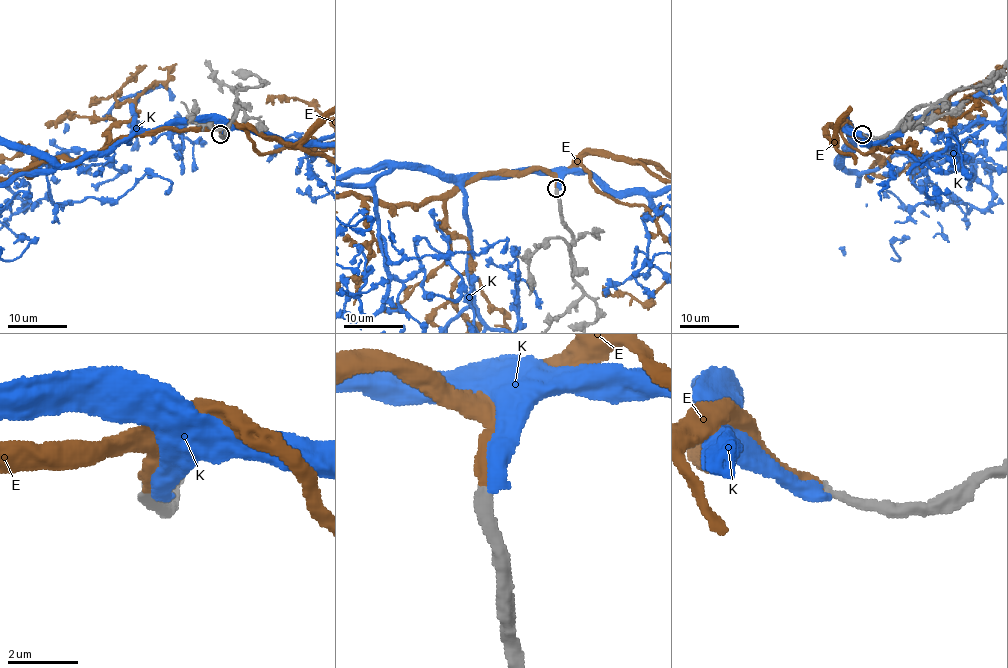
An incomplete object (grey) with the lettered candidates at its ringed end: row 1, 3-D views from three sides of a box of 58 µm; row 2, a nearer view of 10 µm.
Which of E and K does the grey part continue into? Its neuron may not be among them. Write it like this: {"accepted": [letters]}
{"accepted": ["E"]}

